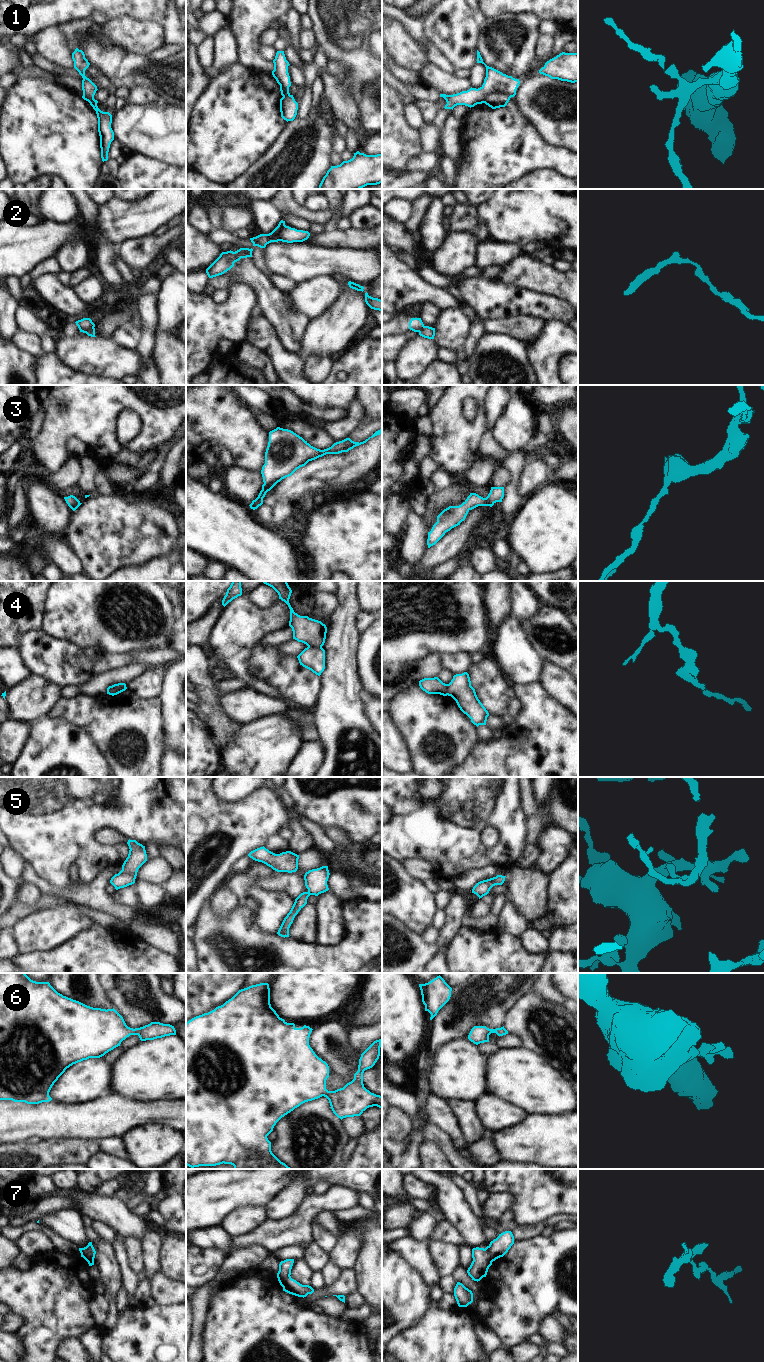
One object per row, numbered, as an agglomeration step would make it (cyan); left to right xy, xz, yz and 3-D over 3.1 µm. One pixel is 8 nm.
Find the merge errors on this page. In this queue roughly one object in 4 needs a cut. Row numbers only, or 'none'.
1, 2, 4, 7

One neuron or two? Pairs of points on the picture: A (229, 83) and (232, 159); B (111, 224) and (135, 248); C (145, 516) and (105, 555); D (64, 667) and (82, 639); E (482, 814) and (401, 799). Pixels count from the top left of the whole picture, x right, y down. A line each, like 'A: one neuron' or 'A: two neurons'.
A: one neuron
B: two neurons
C: one neuron
D: two neurons
E: one neuron

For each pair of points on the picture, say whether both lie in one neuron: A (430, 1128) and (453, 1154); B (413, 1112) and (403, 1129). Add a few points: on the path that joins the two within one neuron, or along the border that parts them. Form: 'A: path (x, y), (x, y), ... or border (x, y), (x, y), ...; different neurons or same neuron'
A: path (436, 1134), (449, 1148); same neuron
B: border (392, 1105), (401, 1108), (413, 1122); different neurons

